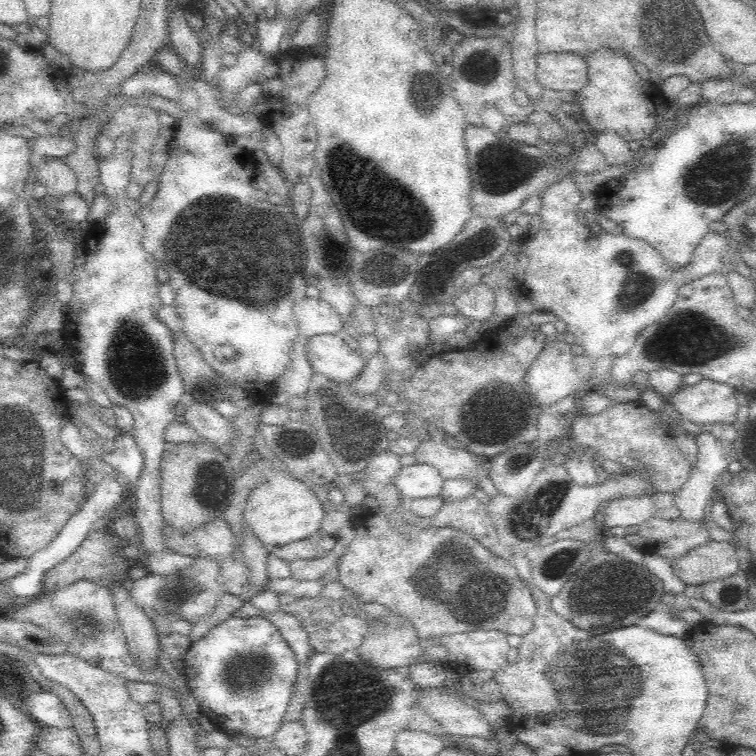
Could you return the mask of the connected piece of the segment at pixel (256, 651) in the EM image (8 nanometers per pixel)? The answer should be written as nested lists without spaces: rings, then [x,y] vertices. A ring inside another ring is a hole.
[[[262,616],[234,618],[210,629],[201,640],[192,643],[183,656],[183,676],[189,692],[199,702],[200,715],[209,727],[226,734],[255,736],[258,740],[272,736],[282,727],[284,714],[295,683],[298,663],[294,652],[273,623]]]

